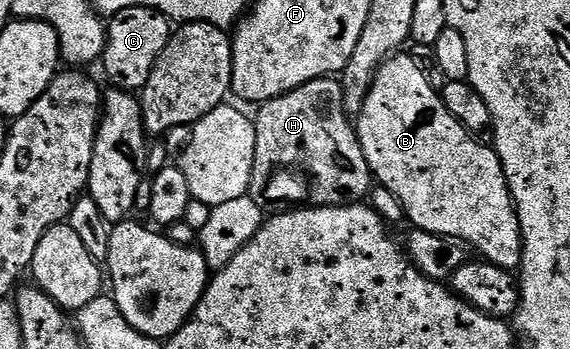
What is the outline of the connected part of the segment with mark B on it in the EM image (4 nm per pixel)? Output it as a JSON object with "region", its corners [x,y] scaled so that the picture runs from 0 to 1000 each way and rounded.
{"region":[[[696,149],[667,189],[623,361],[654,510],[702,573],[714,630],[723,630],[728,653],[767,679],[791,679],[821,708],[830,702],[854,756],[893,777],[911,774],[916,734],[912,630],[877,450],[861,413],[842,415],[849,410],[819,381],[811,352],[782,318],[777,275],[747,238],[739,198],[714,149]]]}

